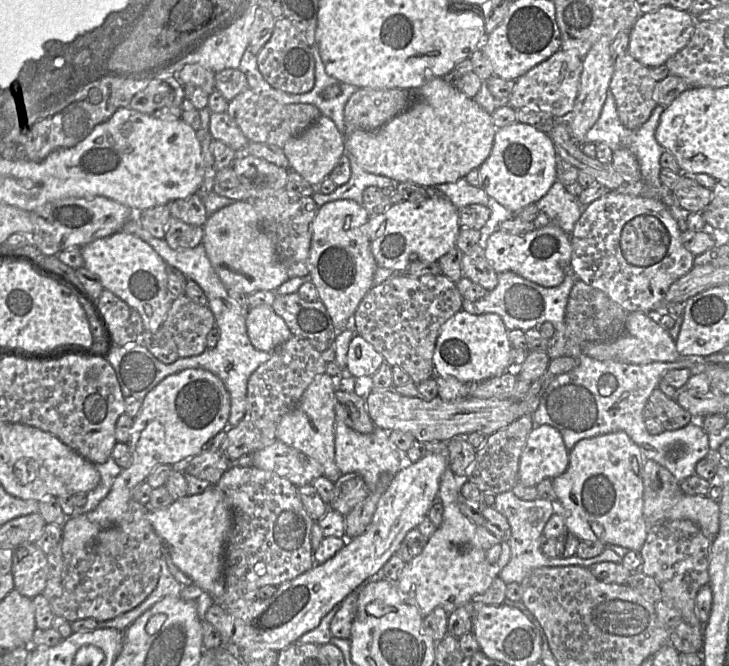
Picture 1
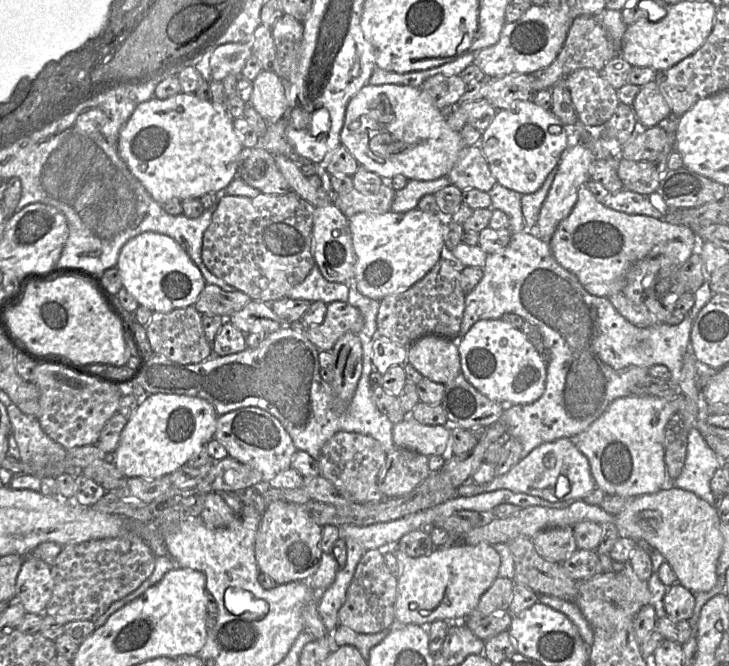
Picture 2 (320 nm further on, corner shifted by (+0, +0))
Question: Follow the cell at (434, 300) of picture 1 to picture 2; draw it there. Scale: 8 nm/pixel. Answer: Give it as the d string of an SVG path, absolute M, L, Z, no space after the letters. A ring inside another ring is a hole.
M441 258L418 282L404 291L384 297L377 313L377 331L392 342L409 346L425 335L436 335L456 340L460 331L465 297L461 285L461 272L450 260Z

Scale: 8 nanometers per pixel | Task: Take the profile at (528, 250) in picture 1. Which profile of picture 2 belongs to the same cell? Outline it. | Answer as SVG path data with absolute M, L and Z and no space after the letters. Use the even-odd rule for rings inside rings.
M582 185L576 204L558 225L549 245L557 262L575 274L587 292L609 297L622 292L627 272L638 261L664 255L683 265L698 249L699 240L685 225L612 210L598 202L586 185Z

